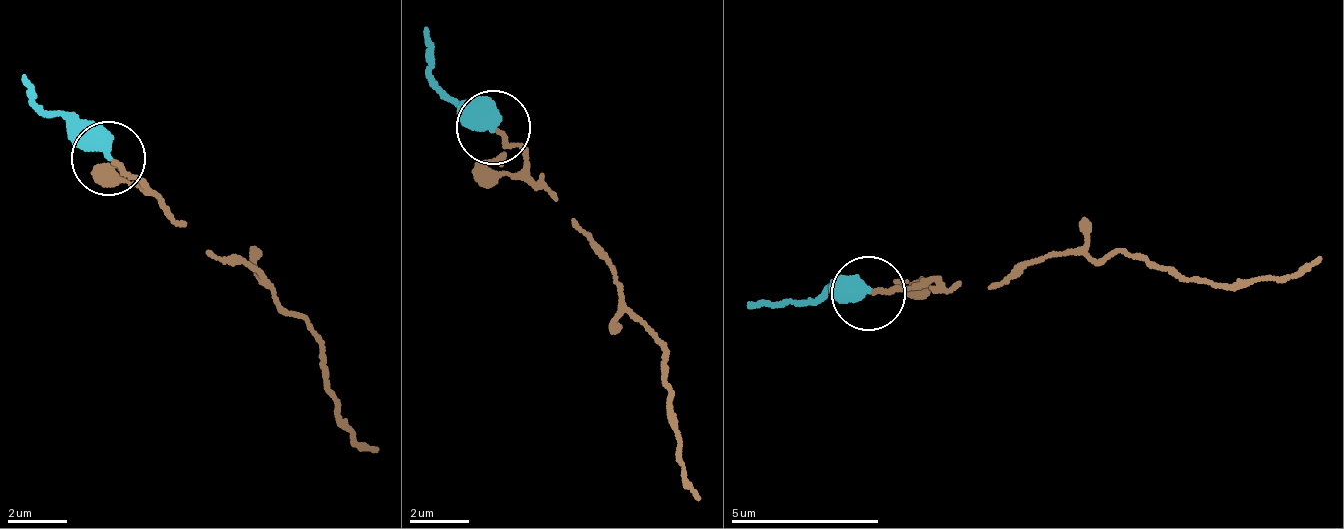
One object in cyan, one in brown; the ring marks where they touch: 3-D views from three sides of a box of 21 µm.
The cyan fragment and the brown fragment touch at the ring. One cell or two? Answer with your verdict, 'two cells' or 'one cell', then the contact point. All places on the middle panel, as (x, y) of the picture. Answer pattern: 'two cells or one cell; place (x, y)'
one cell; place (493, 127)

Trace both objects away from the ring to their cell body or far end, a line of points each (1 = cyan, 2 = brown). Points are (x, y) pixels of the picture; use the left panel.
1: (106, 157), (31, 98), (25, 74)
2: (113, 157), (208, 249), (261, 274), (264, 287), (323, 348), (338, 413), (354, 446), (379, 446)

